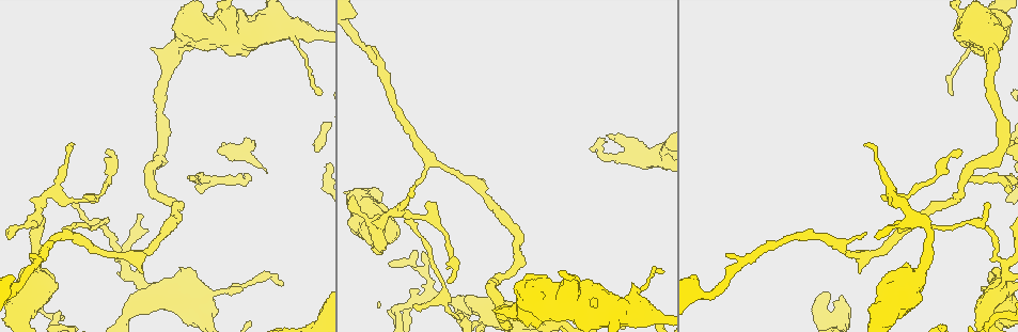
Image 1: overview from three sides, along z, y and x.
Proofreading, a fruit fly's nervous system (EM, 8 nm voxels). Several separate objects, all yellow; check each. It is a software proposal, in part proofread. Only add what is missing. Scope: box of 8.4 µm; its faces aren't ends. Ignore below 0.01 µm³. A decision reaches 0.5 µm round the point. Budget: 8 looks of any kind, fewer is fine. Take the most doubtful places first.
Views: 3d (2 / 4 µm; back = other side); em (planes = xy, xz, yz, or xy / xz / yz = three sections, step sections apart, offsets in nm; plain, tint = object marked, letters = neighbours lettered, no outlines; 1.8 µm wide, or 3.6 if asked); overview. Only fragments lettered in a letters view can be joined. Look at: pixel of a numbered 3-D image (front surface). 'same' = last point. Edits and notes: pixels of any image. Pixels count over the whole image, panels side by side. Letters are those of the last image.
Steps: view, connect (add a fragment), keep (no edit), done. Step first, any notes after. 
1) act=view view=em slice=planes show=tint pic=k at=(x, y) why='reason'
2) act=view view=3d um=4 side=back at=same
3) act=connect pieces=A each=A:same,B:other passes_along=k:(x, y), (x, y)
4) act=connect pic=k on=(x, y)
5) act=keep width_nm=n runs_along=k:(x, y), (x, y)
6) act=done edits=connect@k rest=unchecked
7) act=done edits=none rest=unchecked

act=view view=em slice=planes show=plain pic=1 at=(898, 228) why='tapers out'

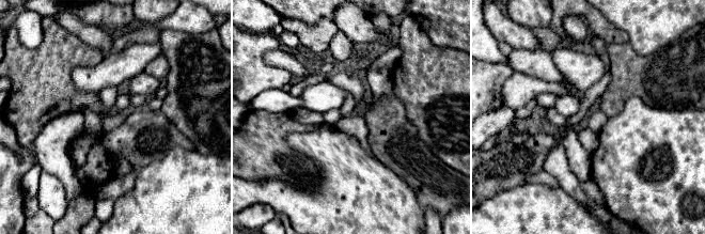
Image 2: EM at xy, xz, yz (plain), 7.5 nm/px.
act=view view=em slice=planes show=tint at=same

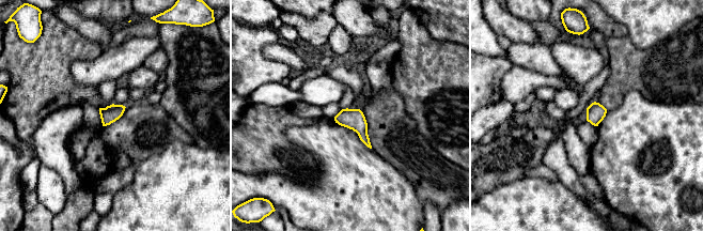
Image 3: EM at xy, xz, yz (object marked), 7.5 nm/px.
act=view view=em slice=planes show=letters at=same

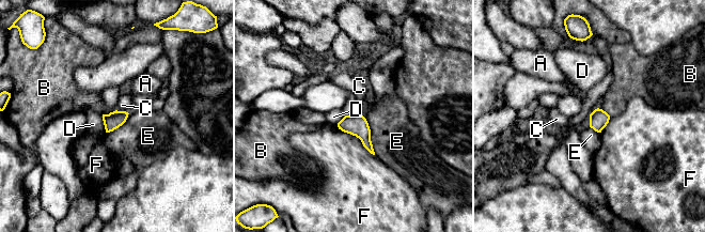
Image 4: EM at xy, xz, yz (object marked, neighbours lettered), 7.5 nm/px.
act=keep width_nm=130 each=A:other,B:other,C:other,D:other,E:other,F:other found='none of them fits'

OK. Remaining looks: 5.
act=view view=em slice=xz step=16 show=tint pic=1 at=(991, 270) why='free end'

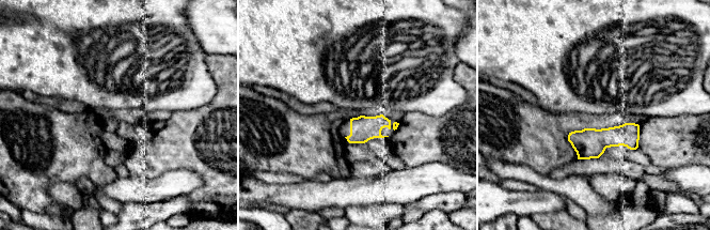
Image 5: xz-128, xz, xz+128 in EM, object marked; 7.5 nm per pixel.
act=view view=em slice=planes show=letters at=same

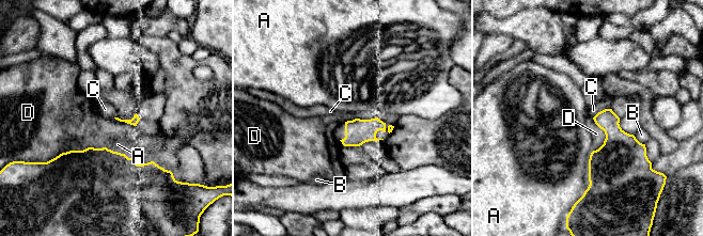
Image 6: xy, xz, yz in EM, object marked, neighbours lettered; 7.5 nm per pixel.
act=keep each=A:other,B:other,C:other,D:other found='none of them fits'

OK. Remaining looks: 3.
act=view view=em slice=planes show=letters pic=1 at=(109, 151) why='thin end'

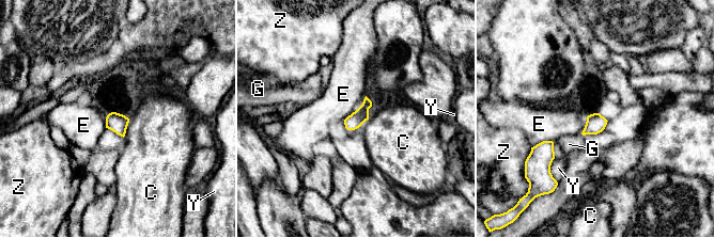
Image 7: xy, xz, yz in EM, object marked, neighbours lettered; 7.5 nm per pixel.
act=keep width_nm=120 each=C:other,E:other,G:other,Y:other,Z:other border=7:(366, 96), (363, 101), (344, 120) found='no lettered fragment goes on from it'

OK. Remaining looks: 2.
act=view view=3d um=2 side=back pic=1 at=(415, 187) why='tapers out'

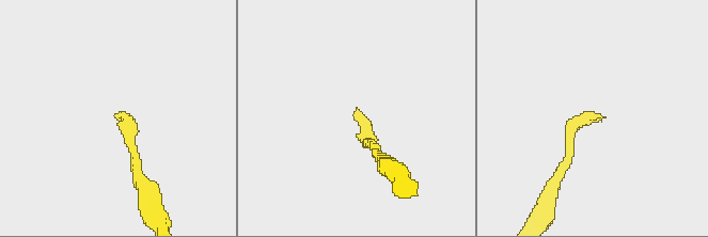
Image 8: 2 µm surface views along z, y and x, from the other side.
act=view view=em slice=planes show=letters pic=8 at=(115, 117) why='now the EM'

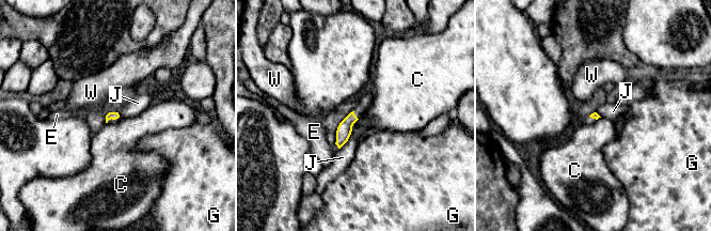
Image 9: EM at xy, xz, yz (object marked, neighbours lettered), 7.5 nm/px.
act=keep longest_contact=J:180nm each=C:other,E:other,G:other,J:other,W:other found='none of them fits'

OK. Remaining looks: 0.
act=done edits=none rest=unchecked

